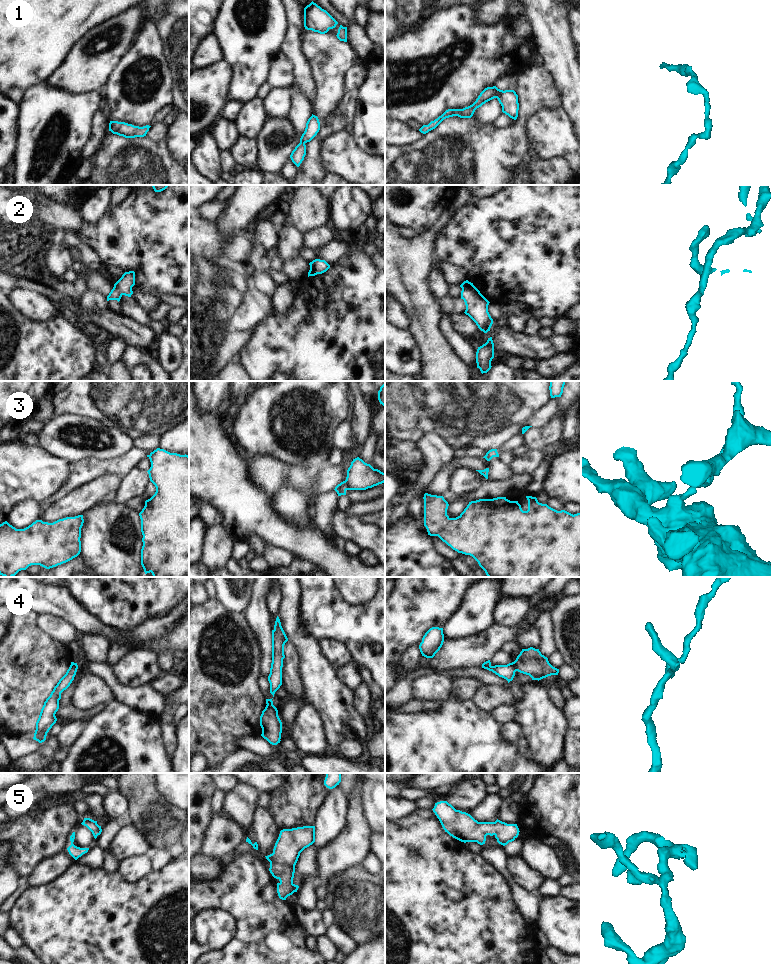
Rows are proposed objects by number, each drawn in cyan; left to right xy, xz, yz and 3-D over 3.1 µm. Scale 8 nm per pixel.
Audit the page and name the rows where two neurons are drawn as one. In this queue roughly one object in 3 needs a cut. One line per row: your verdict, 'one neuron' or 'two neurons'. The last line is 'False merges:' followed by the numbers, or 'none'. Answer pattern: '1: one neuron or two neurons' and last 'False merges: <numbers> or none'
1: one neuron
2: one neuron
3: two neurons
4: two neurons
5: one neuron
False merges: 3, 4

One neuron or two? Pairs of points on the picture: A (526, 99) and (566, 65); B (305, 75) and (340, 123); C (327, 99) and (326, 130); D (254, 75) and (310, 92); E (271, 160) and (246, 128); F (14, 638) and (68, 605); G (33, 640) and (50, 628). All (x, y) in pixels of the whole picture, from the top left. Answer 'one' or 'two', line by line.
A: two
B: two
C: one
D: two
E: two
F: two
G: two

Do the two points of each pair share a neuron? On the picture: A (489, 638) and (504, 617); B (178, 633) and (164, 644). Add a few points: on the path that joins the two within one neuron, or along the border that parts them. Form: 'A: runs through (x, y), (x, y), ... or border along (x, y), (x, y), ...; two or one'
A: border along (494, 622), (504, 626), (518, 625); two
B: runs through (175, 636), (167, 642); one

